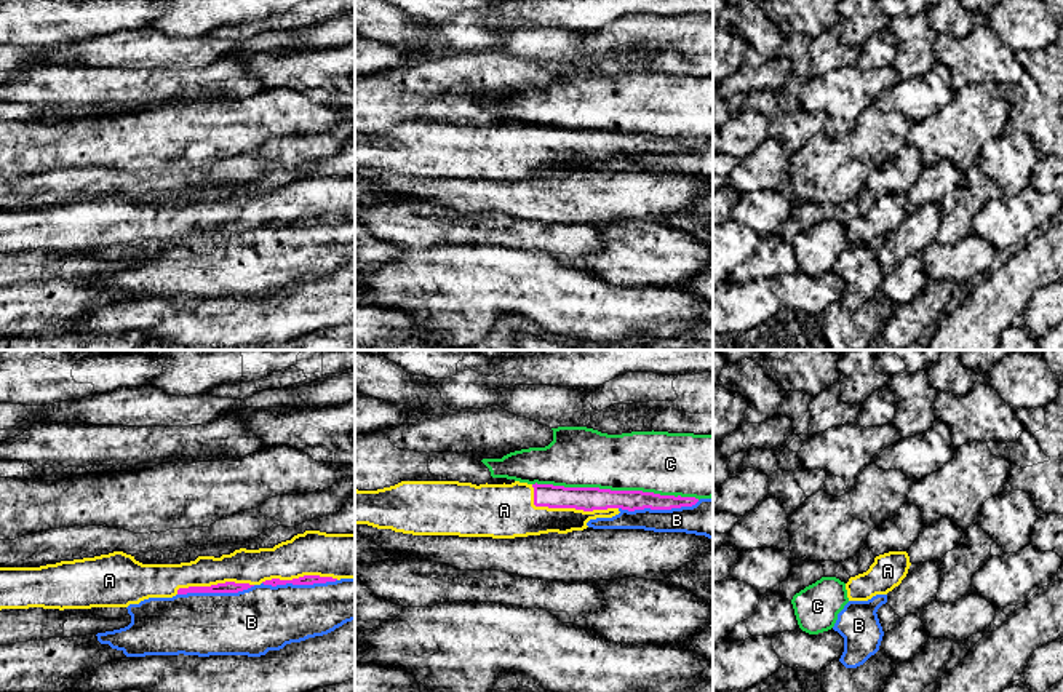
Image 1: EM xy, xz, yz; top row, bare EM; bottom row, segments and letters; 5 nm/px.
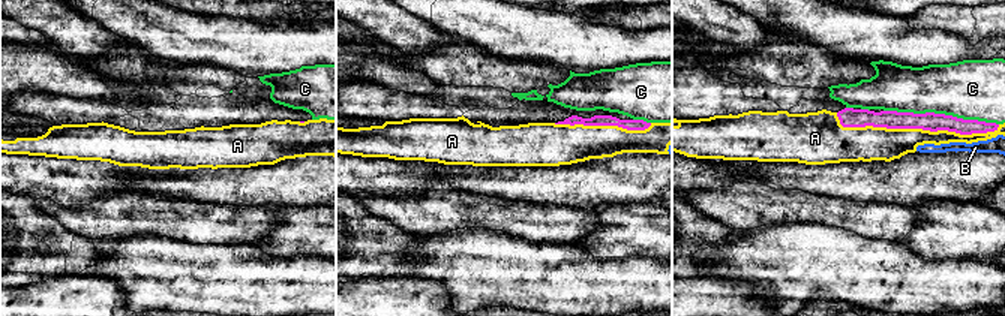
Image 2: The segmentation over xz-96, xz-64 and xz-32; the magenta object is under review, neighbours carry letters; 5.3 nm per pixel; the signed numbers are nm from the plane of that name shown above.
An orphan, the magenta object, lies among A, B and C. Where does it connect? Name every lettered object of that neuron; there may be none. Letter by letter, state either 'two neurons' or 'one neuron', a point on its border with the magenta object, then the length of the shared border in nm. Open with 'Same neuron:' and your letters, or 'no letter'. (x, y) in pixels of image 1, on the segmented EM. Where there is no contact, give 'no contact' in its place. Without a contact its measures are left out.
Same neuron: A
A: one neuron; contact xz (566, 507); length 460 nm
B: two neurons; contact xz (659, 509); length 400 nm
C: two neurons; contact xz (616, 491); length 850 nm

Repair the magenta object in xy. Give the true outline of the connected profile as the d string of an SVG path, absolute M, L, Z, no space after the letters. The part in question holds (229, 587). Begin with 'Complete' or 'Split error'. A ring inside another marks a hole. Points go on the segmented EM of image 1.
Split error. M305 531L273 548L240 548L221 558L198 556L195 561L181 564L142 564L131 555L113 551L40 567L0 567L0 610L128 607L149 598L238 593L261 583L272 587L313 585L340 579L355 579L355 534Z

